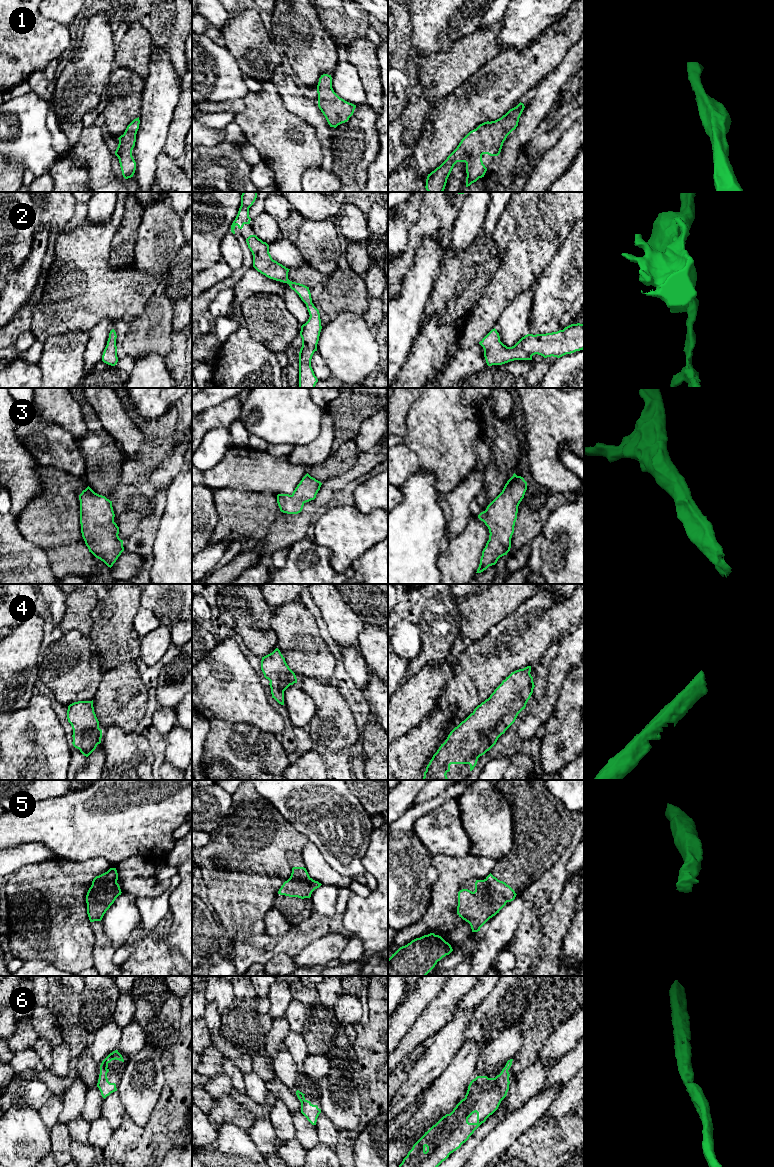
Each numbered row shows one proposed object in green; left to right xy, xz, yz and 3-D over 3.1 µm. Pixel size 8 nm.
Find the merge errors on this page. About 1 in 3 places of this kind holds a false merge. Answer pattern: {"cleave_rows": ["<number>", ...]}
{"cleave_rows": []}

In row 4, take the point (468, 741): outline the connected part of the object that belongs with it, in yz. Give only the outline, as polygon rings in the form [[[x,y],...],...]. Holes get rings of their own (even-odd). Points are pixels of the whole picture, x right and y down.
[[[531,666],[512,672],[488,699],[478,705],[464,721],[450,732],[427,765],[423,780],[448,780],[446,774],[450,771],[451,764],[469,764],[470,771],[474,769],[478,758],[496,744],[498,738],[525,709],[535,687],[530,672]]]

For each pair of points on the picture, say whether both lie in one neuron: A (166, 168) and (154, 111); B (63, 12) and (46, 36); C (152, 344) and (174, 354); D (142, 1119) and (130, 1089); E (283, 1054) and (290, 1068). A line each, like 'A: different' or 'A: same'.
A: different
B: different
C: different
D: same
E: same

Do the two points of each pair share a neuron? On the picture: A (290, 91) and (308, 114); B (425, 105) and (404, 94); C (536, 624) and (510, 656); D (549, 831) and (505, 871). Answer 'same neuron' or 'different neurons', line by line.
A: same neuron
B: different neurons
C: same neuron
D: same neuron

